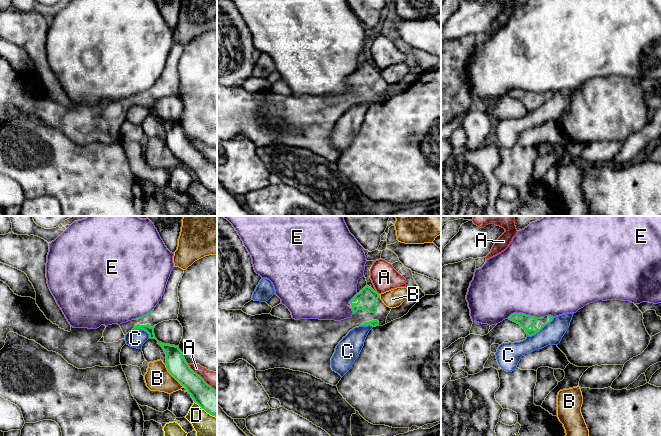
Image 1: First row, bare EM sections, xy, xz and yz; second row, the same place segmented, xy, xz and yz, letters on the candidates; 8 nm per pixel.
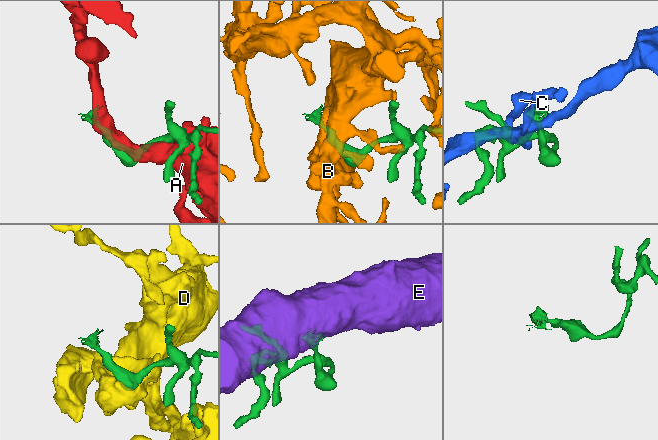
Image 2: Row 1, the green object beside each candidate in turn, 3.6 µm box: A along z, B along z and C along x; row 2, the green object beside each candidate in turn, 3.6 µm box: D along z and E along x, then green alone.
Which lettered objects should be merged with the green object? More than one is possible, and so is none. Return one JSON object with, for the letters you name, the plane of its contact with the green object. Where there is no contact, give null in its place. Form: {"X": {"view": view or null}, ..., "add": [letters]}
{"add": []}

